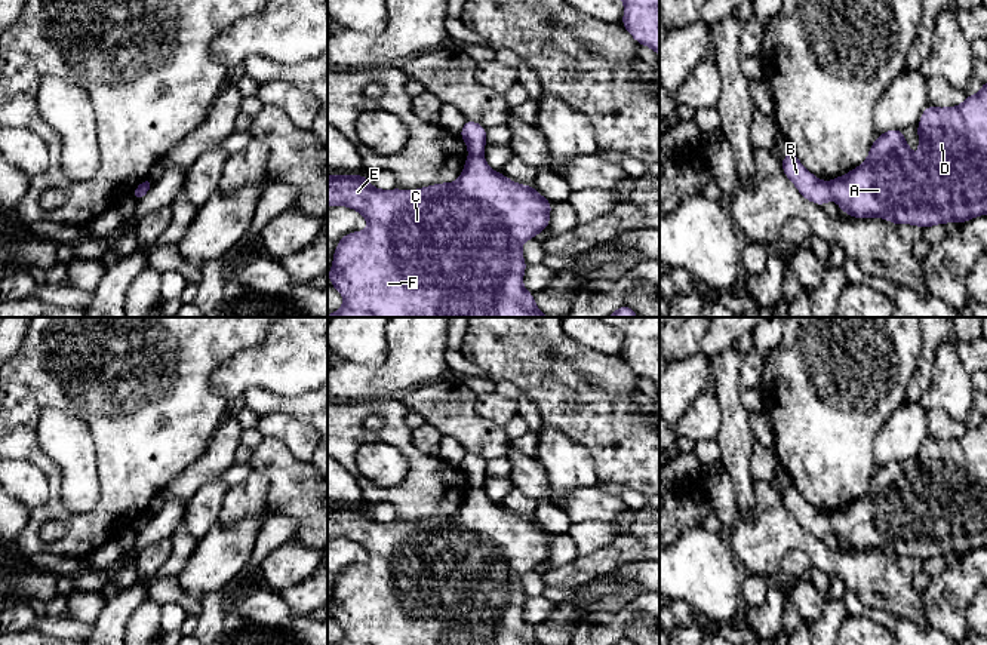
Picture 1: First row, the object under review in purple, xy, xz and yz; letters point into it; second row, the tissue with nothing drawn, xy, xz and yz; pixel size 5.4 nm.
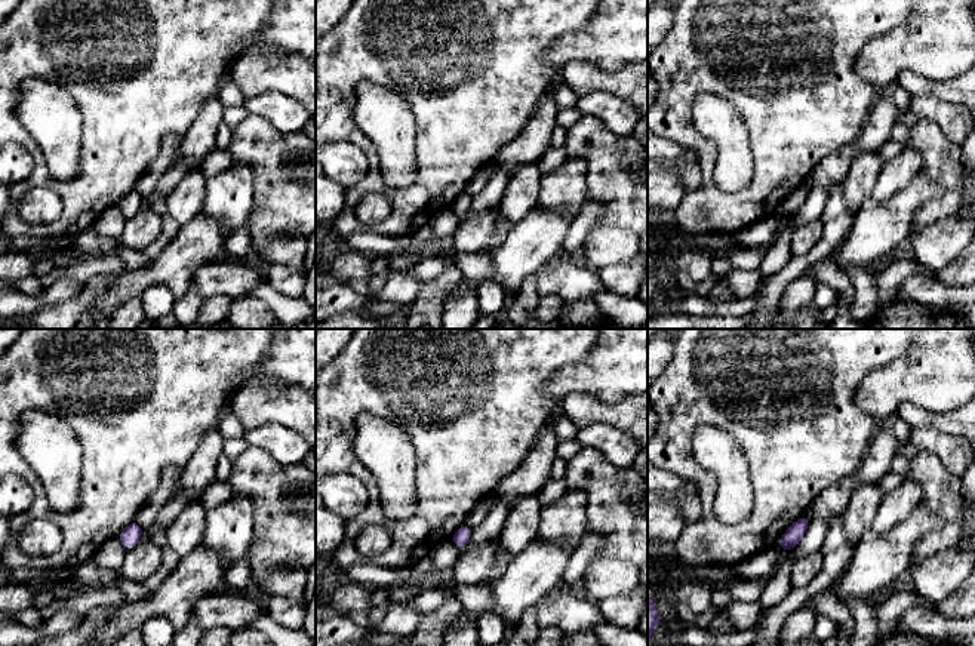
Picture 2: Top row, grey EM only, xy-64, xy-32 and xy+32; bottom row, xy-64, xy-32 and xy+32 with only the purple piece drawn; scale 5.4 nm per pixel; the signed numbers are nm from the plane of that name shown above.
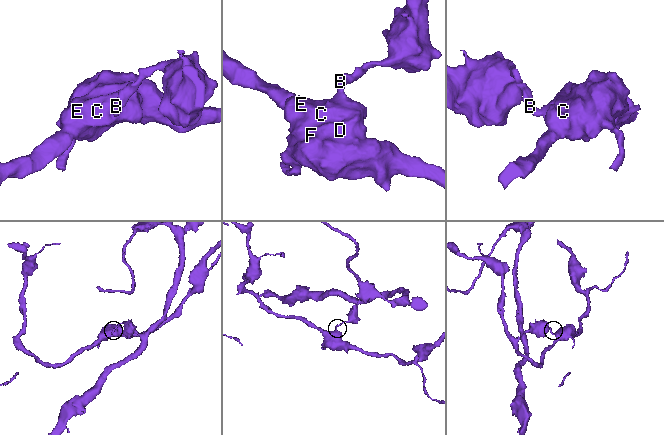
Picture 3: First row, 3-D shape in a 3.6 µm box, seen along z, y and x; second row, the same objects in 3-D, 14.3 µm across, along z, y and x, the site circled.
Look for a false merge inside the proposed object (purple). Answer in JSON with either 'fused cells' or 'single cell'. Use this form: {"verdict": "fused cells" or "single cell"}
{"verdict": "fused cells"}

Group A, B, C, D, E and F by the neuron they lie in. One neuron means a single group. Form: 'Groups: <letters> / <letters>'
Groups: A C D E F / B

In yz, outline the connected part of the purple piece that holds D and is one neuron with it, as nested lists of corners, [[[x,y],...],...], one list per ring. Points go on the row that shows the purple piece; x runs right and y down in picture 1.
[[[987,82],[977,95],[968,95],[957,107],[931,107],[922,111],[917,125],[919,157],[916,159],[903,130],[889,129],[879,135],[870,147],[868,157],[848,173],[833,178],[831,199],[842,212],[854,218],[883,218],[895,225],[911,224],[920,228],[957,222],[987,215]]]

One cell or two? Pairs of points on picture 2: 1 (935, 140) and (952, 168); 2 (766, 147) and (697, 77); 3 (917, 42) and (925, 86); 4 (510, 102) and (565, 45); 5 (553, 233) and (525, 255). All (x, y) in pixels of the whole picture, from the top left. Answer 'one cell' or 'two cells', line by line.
1: one cell
2: one cell
3: two cells
4: two cells
5: one cell

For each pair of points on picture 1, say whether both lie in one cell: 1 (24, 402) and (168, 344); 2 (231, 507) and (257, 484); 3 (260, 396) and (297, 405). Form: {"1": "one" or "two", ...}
{"1": "one", "2": "one", "3": "one"}

